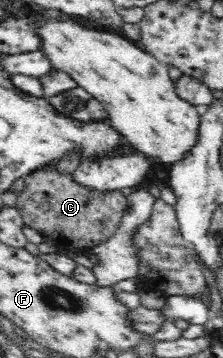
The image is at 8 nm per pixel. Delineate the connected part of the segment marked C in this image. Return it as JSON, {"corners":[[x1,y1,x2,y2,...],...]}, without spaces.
{"corners":[[50,161,36,167,26,178,26,186,16,193,16,208,25,225,38,230,42,238,49,238,58,247,58,252,67,251,70,255,89,255,89,248,104,242,114,234,121,218,127,210,127,196,120,190,98,191,84,186,74,179,73,174,64,174,56,168,56,162]]}

